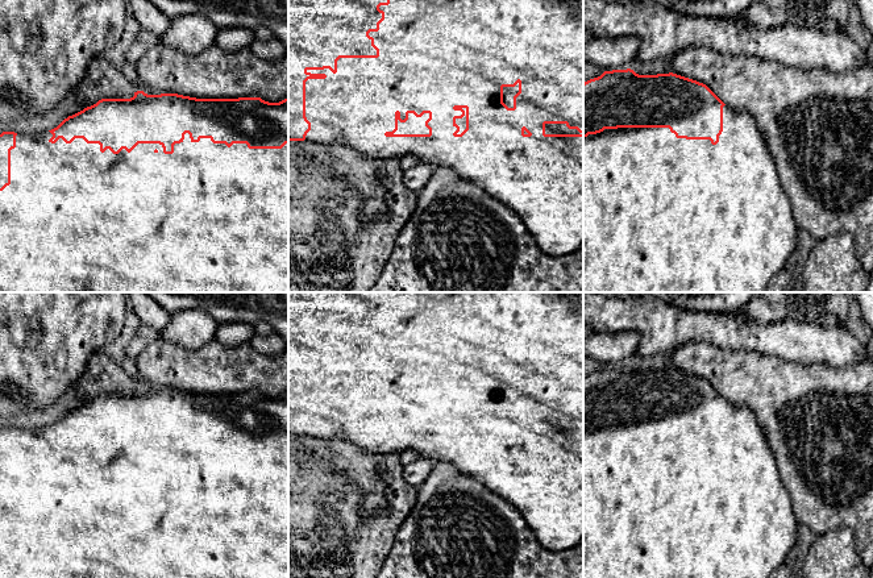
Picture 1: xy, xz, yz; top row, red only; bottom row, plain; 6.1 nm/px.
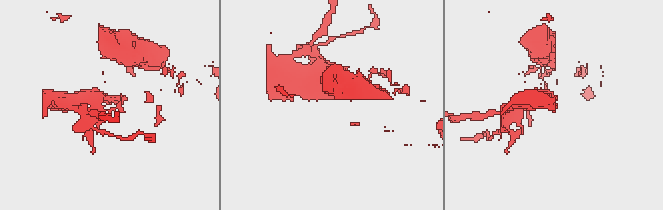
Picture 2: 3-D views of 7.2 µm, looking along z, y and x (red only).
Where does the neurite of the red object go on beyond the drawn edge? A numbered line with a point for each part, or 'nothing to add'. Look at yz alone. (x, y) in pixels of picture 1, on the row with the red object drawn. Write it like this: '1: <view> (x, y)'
nothing to add

